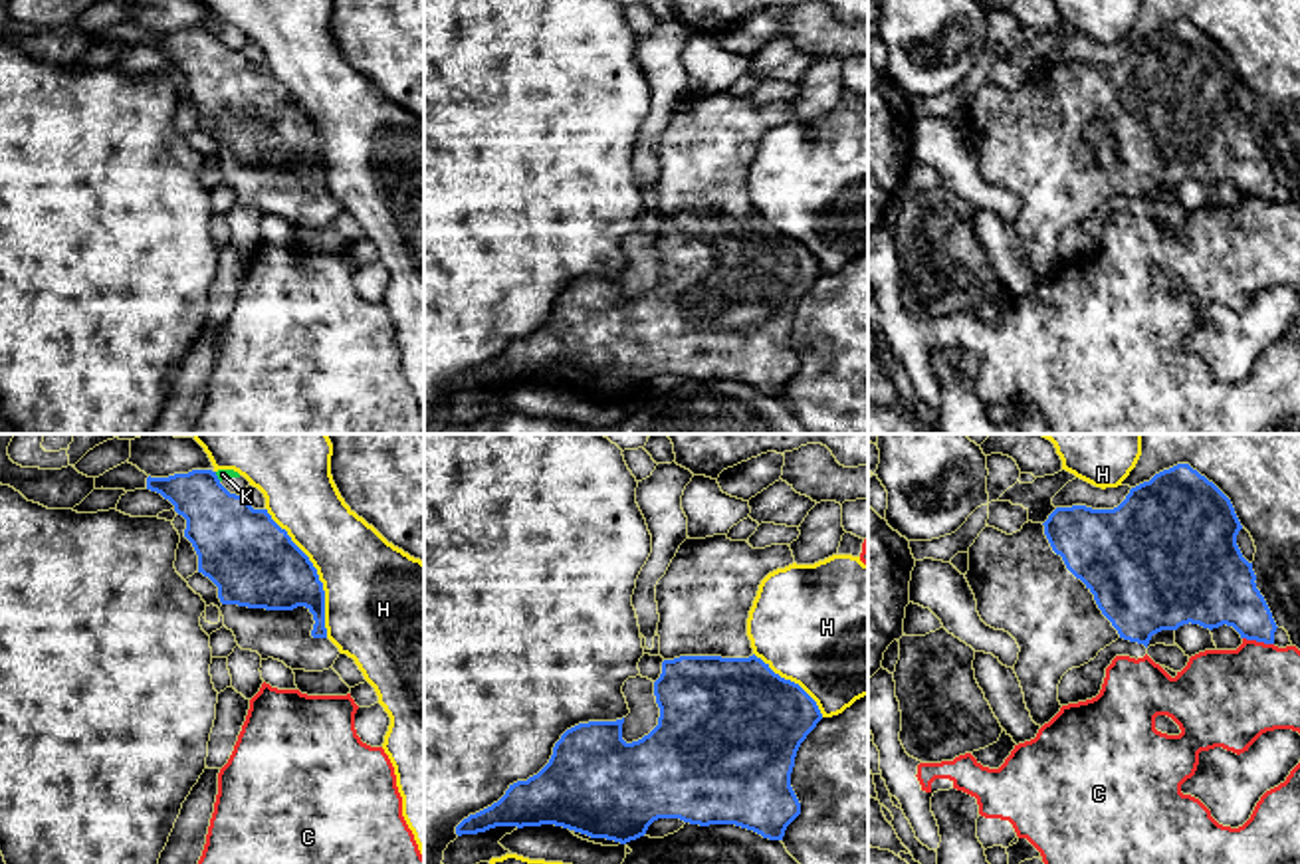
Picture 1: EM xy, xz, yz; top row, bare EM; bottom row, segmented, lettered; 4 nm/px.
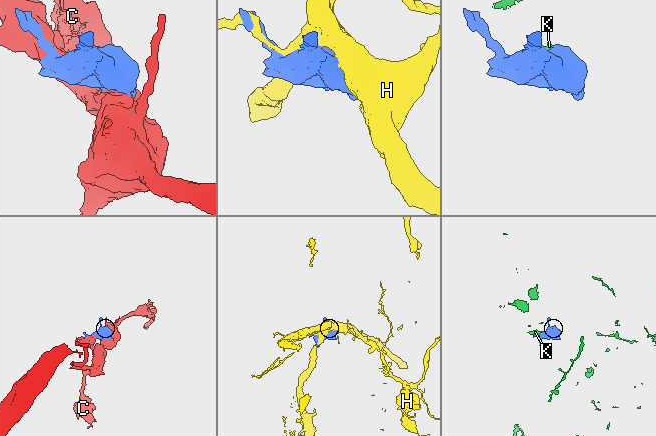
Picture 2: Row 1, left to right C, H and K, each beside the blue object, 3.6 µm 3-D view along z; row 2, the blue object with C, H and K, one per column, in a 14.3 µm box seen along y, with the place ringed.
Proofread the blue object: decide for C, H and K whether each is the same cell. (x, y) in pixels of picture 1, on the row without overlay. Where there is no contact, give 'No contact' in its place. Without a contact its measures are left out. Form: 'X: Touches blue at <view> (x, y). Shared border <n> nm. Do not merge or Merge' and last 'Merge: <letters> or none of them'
C: Touches blue at yz (1259, 197). Shared border 130 nm. Do not merge
H: Touches blue at xy (316, 129). Shared border 600 nm. Do not merge
K: Touches blue at xy (216, 32). Shared border 50 nm. Do not merge
Merge: none of them

